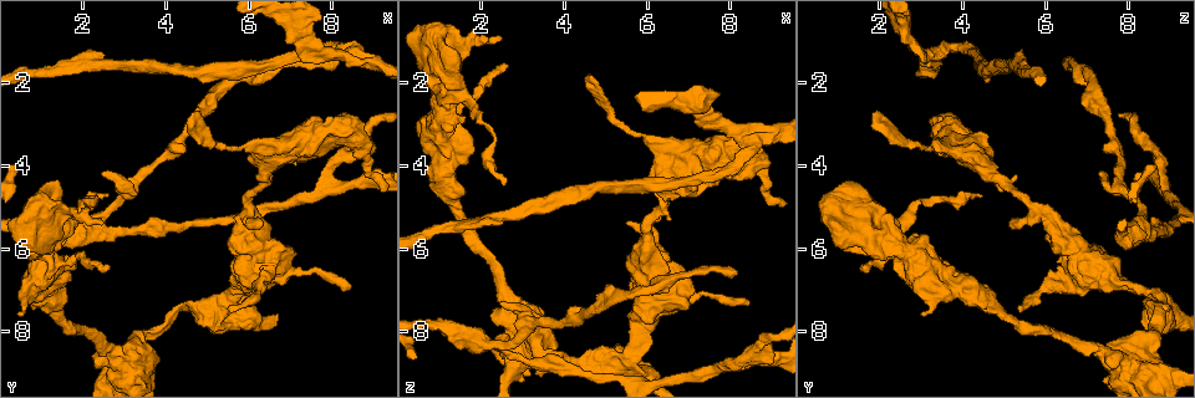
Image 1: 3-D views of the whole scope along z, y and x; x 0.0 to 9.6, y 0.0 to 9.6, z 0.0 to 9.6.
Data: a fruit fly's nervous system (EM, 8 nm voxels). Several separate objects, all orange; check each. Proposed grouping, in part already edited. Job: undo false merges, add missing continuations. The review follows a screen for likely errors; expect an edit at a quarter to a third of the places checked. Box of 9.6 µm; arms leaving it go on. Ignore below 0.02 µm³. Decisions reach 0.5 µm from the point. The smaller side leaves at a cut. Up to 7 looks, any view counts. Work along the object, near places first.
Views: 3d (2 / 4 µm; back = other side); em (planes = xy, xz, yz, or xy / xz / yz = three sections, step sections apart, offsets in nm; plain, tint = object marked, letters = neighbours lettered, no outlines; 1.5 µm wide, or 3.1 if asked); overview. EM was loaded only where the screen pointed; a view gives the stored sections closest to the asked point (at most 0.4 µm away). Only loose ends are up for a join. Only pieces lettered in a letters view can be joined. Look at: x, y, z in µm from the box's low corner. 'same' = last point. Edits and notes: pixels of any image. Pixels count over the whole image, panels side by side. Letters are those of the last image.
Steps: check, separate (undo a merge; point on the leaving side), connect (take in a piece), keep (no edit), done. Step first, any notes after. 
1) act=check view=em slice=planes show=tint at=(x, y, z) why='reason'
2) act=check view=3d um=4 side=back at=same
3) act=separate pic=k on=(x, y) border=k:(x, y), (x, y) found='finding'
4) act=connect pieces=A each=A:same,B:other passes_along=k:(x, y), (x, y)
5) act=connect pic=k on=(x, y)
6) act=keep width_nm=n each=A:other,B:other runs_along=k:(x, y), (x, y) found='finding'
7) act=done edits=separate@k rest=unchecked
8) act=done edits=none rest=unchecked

act=check view=em slice=planes show=letters at=(2.50, 6.45, 1.45) why='an open end'

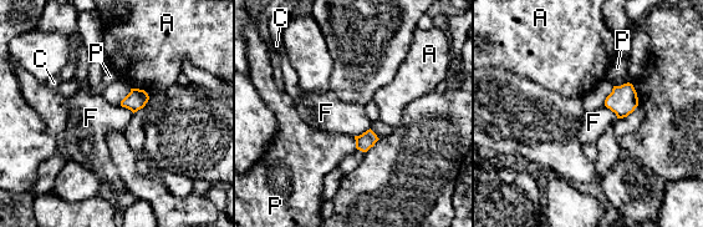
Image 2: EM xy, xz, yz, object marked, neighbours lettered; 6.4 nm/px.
act=keep longest_contact=A:150nm each=A:other,C:other,F:other,P:other found='no lettered piece goes on from it'

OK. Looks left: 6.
act=check view=em slice=xy step=4 show=tint at=(7.80, 4.55, 8.80) why='two arms in line, one across'

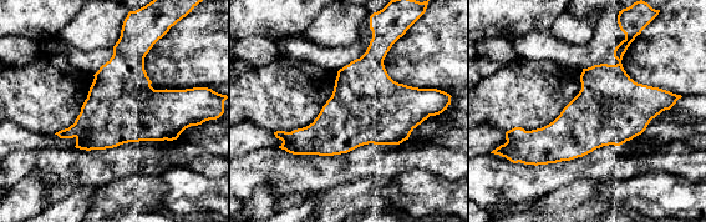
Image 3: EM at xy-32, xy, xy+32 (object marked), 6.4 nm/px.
act=check view=em slice=planes show=letters at=same

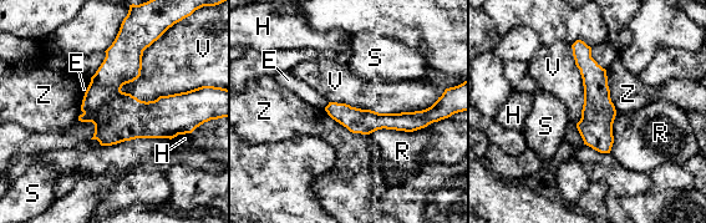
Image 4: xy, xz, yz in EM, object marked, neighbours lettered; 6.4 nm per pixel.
act=keep longest_contact=V:480nm each=E:other,H:other,R:other,S:other,V:other,Z:other border=4:(120, 89), (146, 101), (192, 90) found='one neuron here'

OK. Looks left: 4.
act=check view=em slice=planes show=letters at=(8.10, 1.55, 6.65) why='an open end'

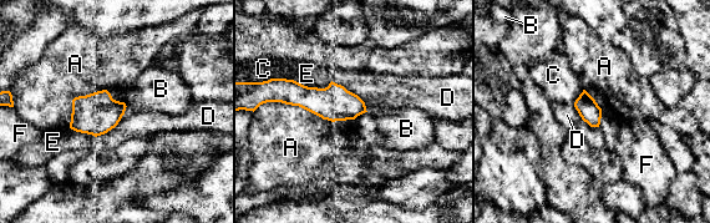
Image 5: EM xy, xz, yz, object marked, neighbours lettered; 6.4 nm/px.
act=keep width_nm=140 each=A:other,B:other,C:other,D:other,E:other,F:other found='none of them fits'

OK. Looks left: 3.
act=done edits=none rest=unchecked

